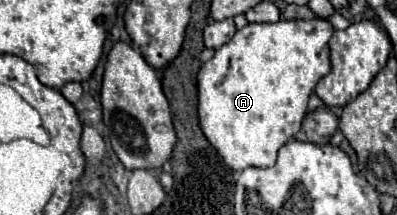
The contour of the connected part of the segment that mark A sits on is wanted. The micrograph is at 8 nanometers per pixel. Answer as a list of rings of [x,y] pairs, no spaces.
[[[278,20],[272,24],[246,24],[228,44],[216,50],[214,58],[198,72],[198,116],[200,128],[232,170],[248,166],[268,168],[276,164],[276,154],[302,126],[310,92],[330,72],[328,42],[334,28],[328,20]]]

